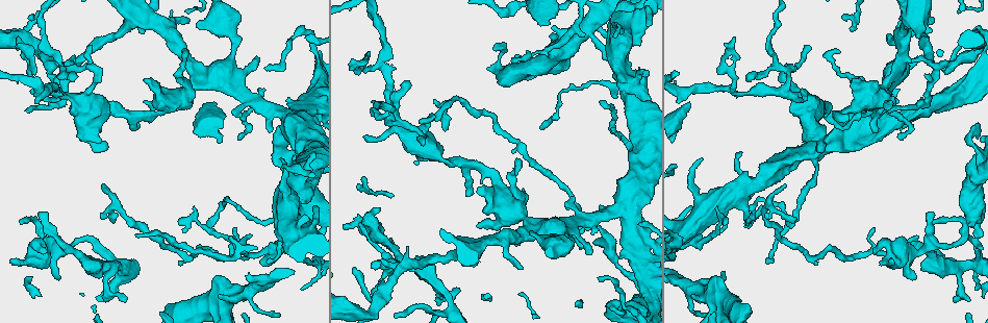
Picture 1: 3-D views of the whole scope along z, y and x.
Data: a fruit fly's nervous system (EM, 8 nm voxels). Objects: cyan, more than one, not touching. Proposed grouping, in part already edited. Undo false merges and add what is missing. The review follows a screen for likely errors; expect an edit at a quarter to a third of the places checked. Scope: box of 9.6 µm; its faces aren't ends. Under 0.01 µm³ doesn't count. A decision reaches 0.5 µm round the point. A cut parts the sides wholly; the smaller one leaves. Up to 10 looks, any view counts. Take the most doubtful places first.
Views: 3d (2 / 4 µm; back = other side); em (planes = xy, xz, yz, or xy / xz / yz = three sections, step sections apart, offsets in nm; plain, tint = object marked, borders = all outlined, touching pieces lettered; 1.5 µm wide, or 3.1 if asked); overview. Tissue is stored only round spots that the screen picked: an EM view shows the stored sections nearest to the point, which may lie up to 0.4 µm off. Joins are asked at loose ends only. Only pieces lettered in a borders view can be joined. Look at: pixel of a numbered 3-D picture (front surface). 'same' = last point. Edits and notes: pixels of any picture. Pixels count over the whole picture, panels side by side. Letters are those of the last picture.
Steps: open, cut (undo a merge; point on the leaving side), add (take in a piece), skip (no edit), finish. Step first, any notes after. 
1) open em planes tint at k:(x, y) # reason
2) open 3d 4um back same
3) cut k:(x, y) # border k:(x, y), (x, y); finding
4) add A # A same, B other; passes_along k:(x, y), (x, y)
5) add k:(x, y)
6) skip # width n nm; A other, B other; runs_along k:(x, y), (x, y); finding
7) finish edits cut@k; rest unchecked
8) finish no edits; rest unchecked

open em xz step 4 tint at 1:(427, 125) # thick turns thin

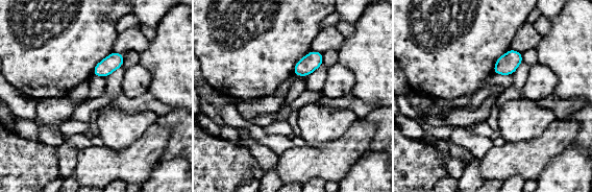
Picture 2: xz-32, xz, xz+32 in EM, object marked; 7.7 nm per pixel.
open em yz step 8 borders same

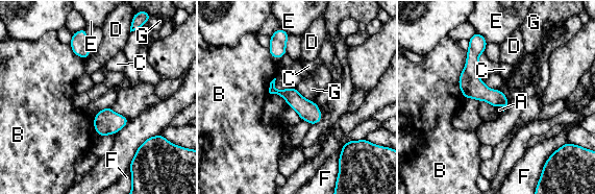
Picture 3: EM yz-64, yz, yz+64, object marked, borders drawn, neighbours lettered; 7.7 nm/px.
skip # A other, B other, C other, D other, E other, F other, G other; runs_along 3:(482, 40), (472, 79), (505, 104); one neuron here

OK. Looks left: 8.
open em yz step 8 tint at 1:(31, 44) # thin neck

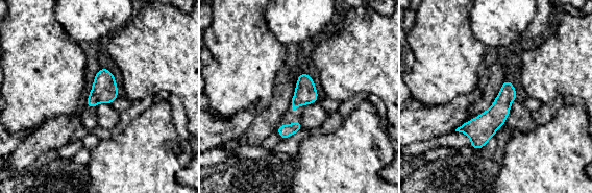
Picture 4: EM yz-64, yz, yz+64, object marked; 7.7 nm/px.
open em planes tint same # cut it another way

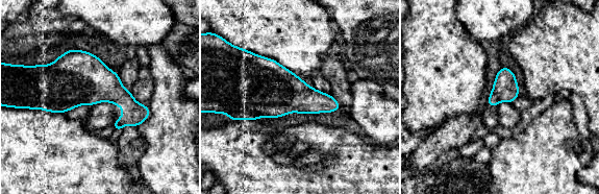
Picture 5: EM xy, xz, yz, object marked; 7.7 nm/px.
open em planes borders same

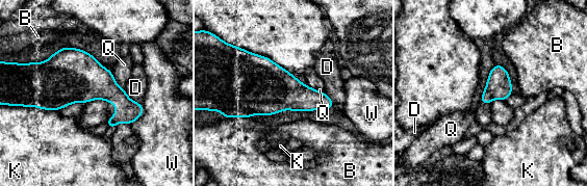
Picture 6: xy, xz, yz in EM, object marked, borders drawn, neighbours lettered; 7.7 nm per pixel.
skip # B other, D other, K other, Q other, W other; one neuron here

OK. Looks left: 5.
open 3d 4um at 1:(235, 228) # tapers out

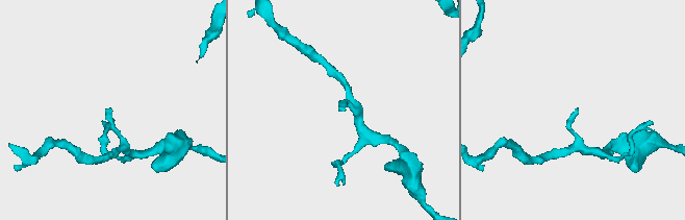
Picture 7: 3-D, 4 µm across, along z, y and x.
open em 3.1um planes borders at 7:(578, 110) # shape alone is not enough

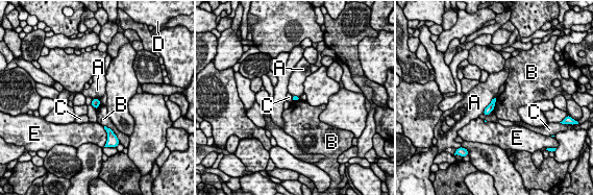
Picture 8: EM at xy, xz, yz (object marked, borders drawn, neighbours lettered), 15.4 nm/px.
skip # A other, B other, C other, D other, E other; border 8:(496, 98), (493, 108); no lettered piece goes on from it

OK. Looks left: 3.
open em planes borders at 1:(753, 223) # abrupt turn

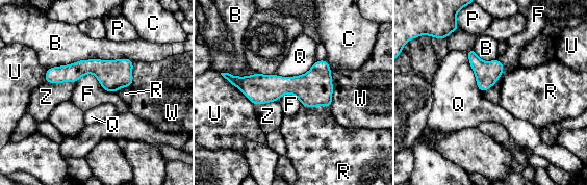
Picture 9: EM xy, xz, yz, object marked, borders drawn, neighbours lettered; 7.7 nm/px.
skip # longest_contact B 650 nm; B other, C other, F other, P other, Q other, R other, U other, W other, Z other; continuous, no second neuron

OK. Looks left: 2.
finish no edits; rest unchecked

